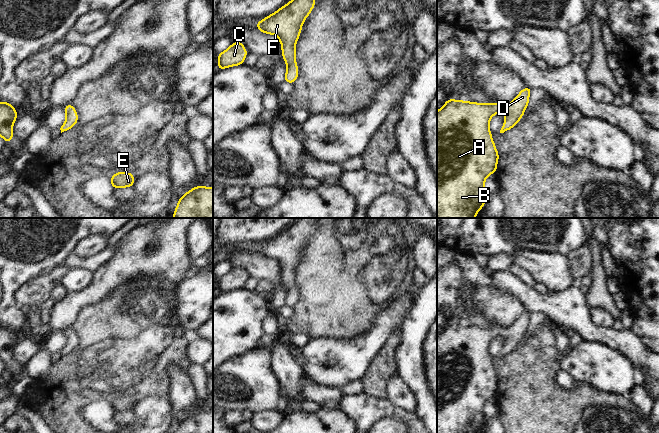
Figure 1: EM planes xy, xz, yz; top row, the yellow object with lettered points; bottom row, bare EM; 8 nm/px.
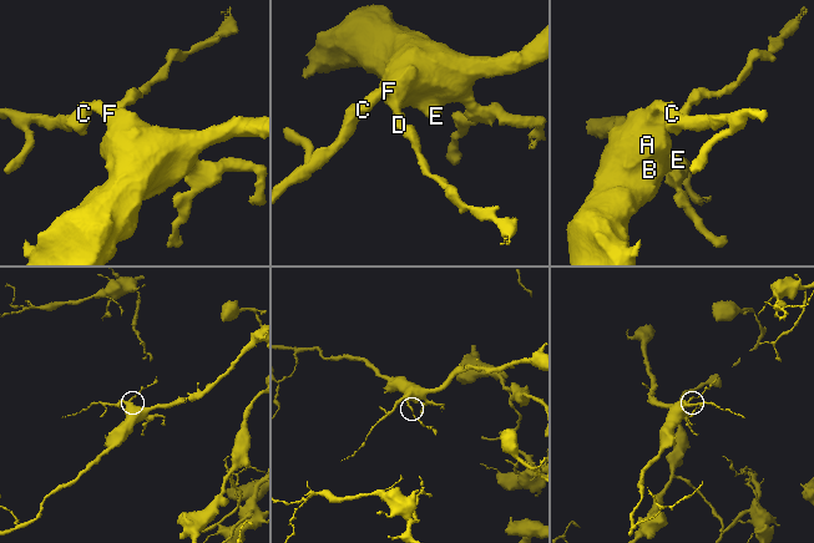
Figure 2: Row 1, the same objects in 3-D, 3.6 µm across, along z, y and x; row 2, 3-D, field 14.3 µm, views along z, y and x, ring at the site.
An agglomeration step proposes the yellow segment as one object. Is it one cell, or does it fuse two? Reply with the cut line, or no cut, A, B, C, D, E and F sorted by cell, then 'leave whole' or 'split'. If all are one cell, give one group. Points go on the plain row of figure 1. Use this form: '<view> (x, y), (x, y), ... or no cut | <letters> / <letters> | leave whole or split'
no cut | A B C D E F | leave whole

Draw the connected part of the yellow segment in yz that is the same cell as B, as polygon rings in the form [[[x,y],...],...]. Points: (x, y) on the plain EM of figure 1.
[[[525,311],[508,329],[474,327],[449,322],[437,335],[437,433],[482,433],[487,422],[485,403],[496,397],[499,378],[489,354],[491,341],[505,336],[500,357],[512,353],[529,327],[531,311]]]

